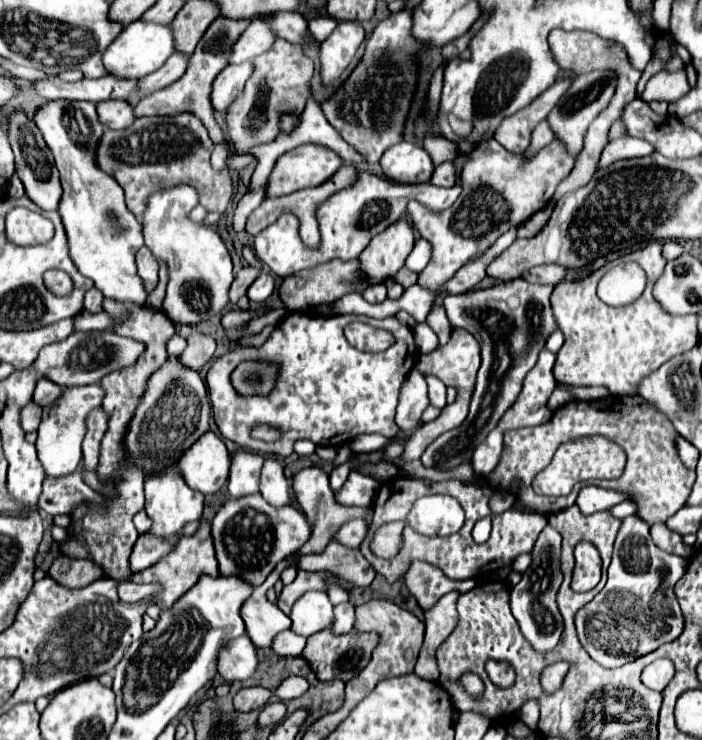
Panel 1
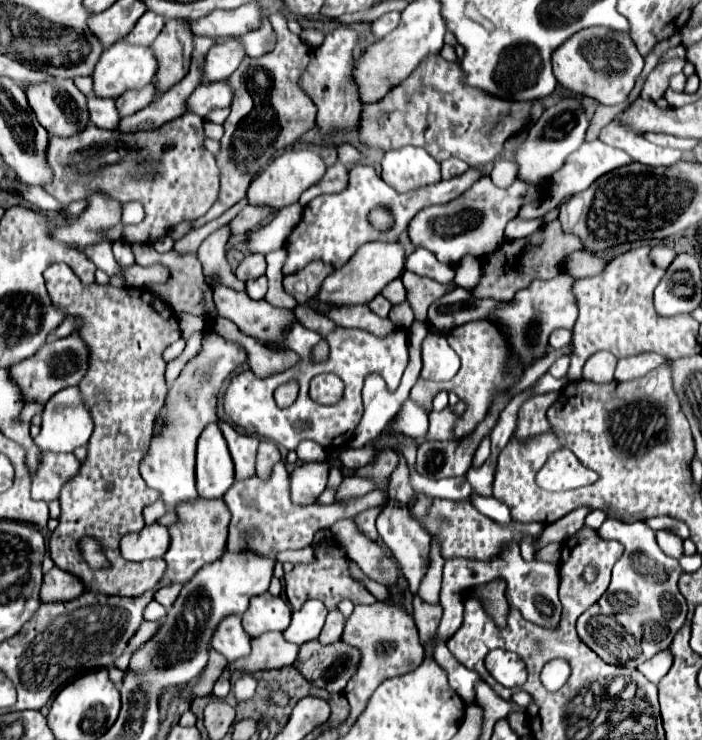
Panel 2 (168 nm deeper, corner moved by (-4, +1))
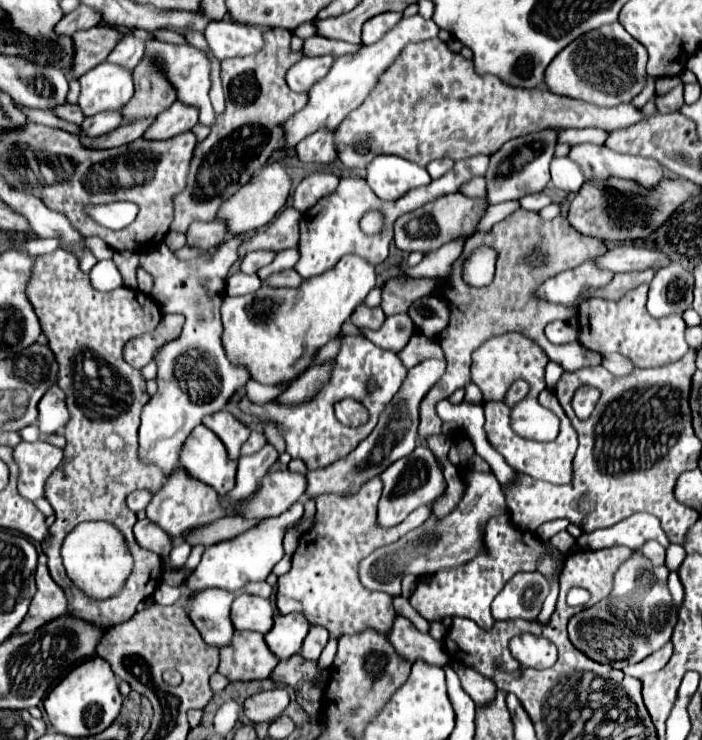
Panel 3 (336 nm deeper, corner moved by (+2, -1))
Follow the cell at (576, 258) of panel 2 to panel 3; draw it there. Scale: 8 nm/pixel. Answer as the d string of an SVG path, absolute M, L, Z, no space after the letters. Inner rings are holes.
M617 245L613 249L609 249L603 257L595 259L599 267L611 269L615 273L623 273L623 271L645 271L645 269L653 269L657 271L659 267L667 265L669 259L665 253L657 251L657 249L647 249L647 247L625 247L625 245Z

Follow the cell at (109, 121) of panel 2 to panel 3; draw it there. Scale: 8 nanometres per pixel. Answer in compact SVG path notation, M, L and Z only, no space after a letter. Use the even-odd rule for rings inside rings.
M69 103L57 105L57 107L53 107L51 111L53 111L55 117L59 117L59 119L63 119L63 121L69 121L69 123L75 123L75 125L79 125L79 123L85 119L85 117L81 115L81 109L77 109L75 105L69 105Z

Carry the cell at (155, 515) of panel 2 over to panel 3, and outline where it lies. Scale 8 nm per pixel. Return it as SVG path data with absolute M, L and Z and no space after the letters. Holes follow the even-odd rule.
M133 491L133 493L127 495L127 507L131 511L135 511L135 513L137 511L143 511L147 507L149 499L151 499L151 493L149 491Z

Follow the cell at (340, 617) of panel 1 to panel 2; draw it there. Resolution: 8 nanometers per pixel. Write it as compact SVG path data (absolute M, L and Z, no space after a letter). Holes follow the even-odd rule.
M331 609L329 615L327 615L327 621L325 621L325 627L323 627L323 633L319 635L319 641L323 643L333 643L333 641L339 641L341 635L343 635L343 629L345 629L345 617L339 609Z

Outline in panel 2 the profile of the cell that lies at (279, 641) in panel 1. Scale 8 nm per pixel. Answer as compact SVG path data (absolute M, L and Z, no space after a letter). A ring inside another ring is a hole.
M263 633L263 637L251 639L251 655L245 657L243 661L237 661L235 665L231 665L231 671L239 669L239 671L255 673L255 671L259 671L259 669L279 669L279 667L285 667L285 665L295 663L297 653L299 653L299 645L289 643L289 641L283 637L283 633Z

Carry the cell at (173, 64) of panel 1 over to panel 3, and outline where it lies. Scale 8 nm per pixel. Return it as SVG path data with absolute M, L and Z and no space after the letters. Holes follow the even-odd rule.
M105 111L101 115L95 115L95 117L85 119L79 127L89 137L99 137L99 135L105 135L105 133L117 129L119 125L121 125L121 113L119 111L113 111L113 113L107 113Z

